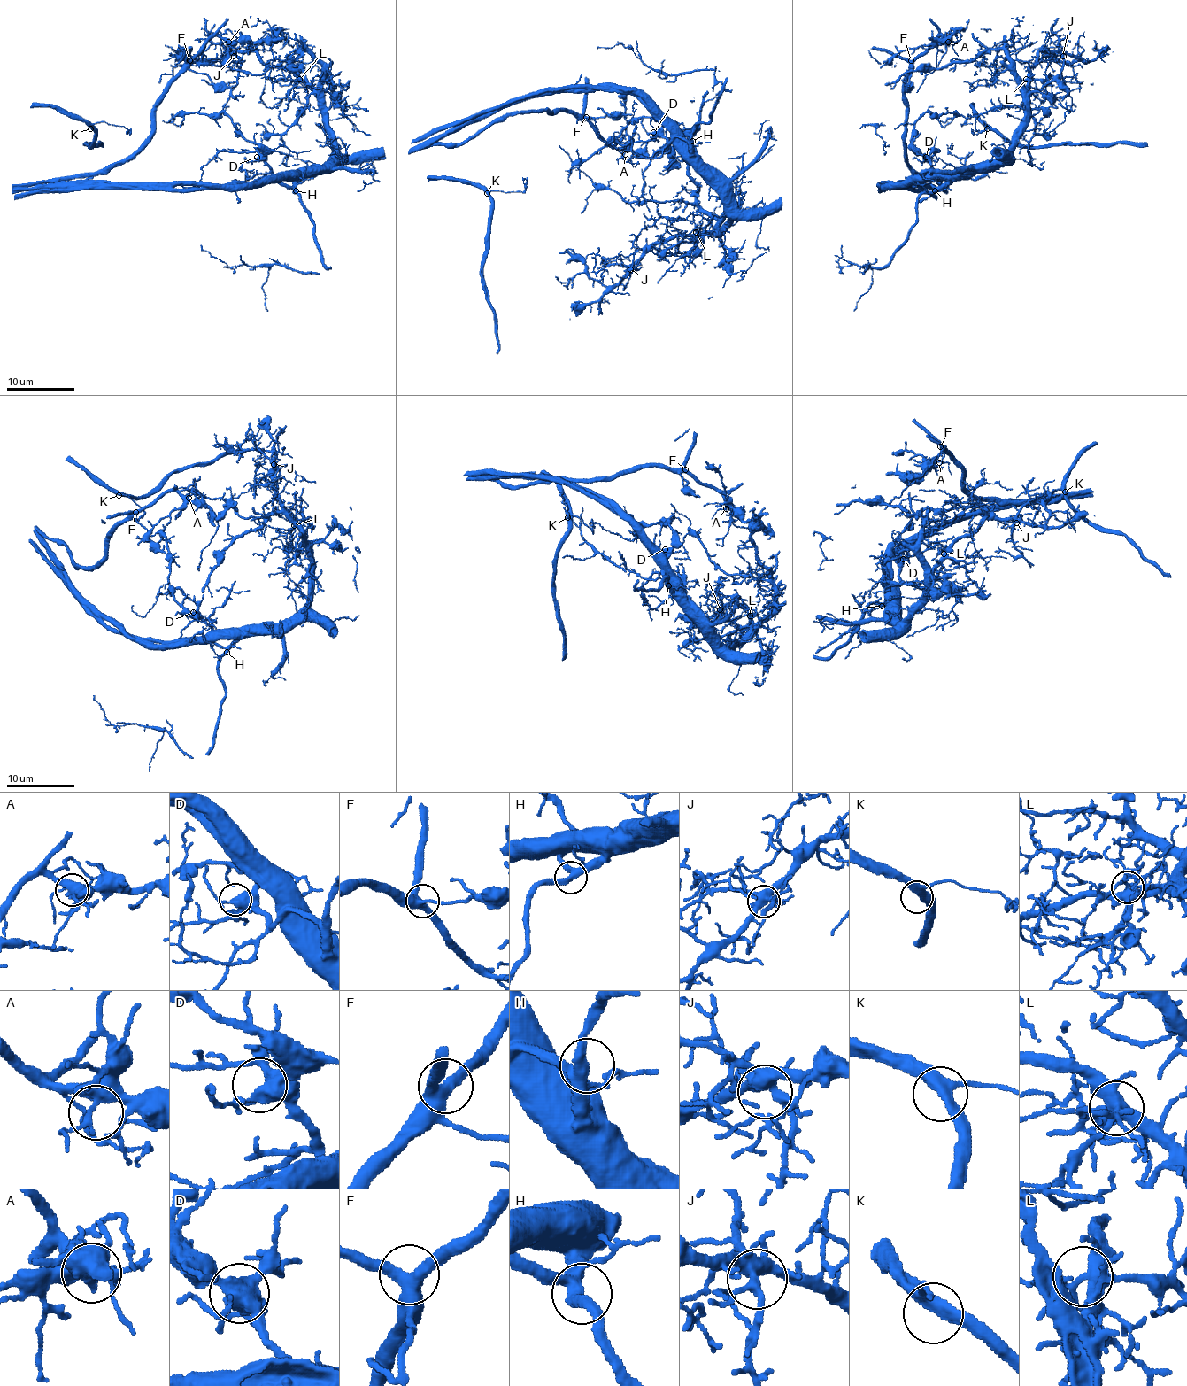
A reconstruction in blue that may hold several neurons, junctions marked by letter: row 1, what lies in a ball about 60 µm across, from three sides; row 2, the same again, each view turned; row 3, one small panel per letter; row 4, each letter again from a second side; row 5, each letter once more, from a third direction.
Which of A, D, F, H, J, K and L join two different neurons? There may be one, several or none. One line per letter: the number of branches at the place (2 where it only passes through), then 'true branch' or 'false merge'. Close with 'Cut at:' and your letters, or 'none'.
A: 3 branches meet; true branch
D: 4 branches meet; true branch
F: 3 branches meet; true branch
H: 4 branches meet; true branch
J: 7 branches meet; true branch
K: 3 branches meet; true branch
L: 7 branches meet; true branch
Cut at: none

